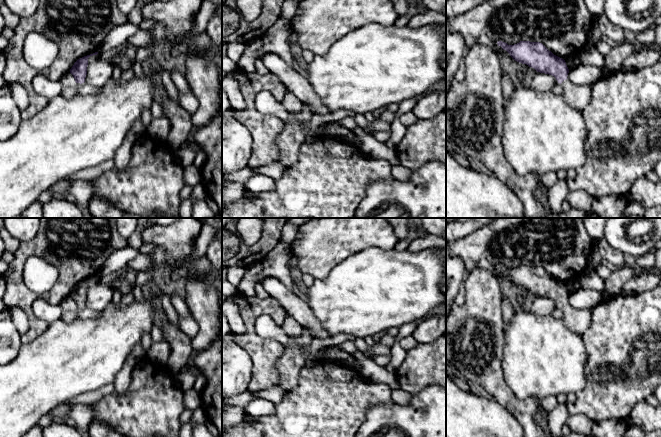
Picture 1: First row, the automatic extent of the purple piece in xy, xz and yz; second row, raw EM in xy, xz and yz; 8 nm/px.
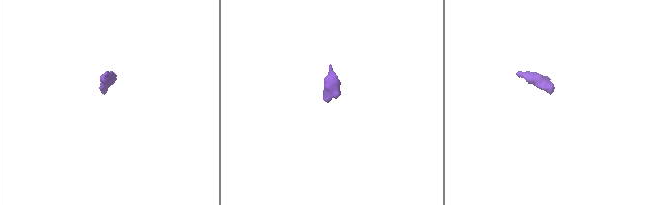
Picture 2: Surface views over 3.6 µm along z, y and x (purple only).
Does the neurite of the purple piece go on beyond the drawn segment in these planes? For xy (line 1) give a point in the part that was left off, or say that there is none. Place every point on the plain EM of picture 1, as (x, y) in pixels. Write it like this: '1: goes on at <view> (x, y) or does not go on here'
1: goes on at xy (72, 315)

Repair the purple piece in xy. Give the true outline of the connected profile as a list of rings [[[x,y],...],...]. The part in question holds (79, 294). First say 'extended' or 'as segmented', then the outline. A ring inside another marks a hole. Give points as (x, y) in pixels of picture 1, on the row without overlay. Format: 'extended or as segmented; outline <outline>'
extended; outline [[[95,276],[93,278],[84,280],[74,287],[74,289],[70,293],[70,297],[73,299],[76,307],[72,311],[63,312],[61,316],[62,320],[69,322],[80,319],[78,310],[85,306],[87,299],[88,282],[97,278],[98,276]]]

